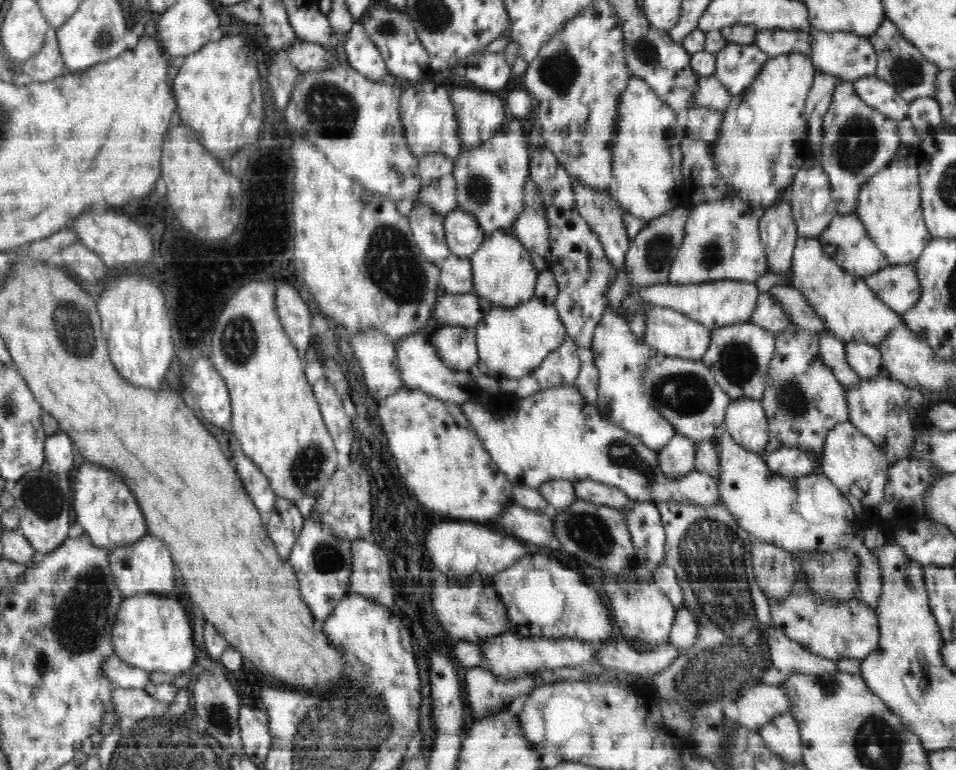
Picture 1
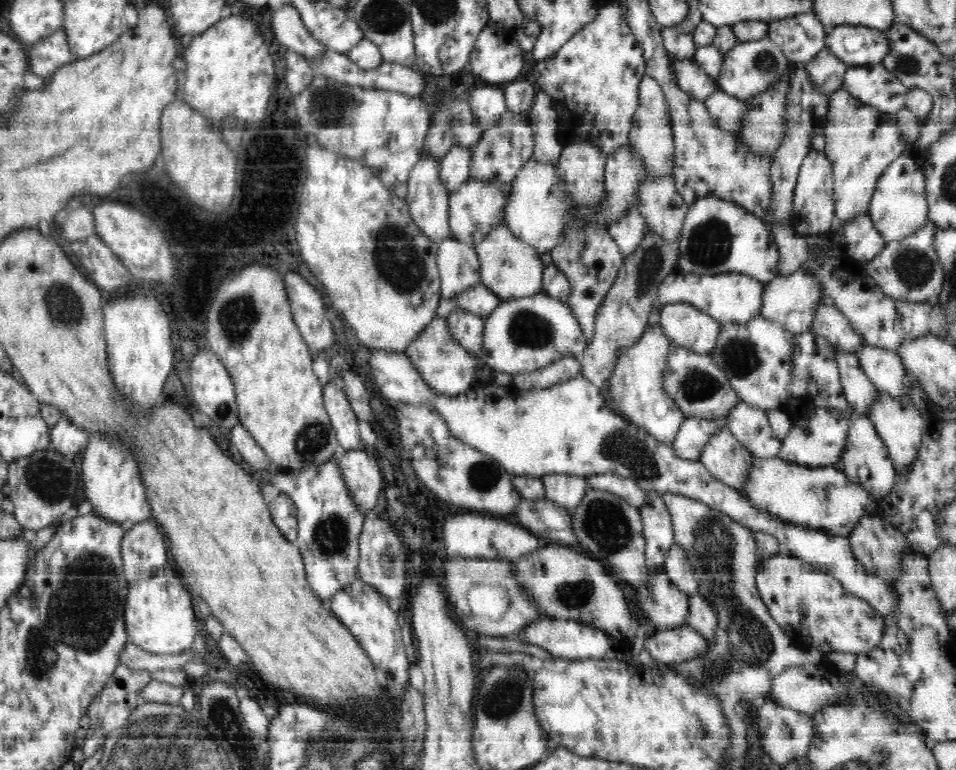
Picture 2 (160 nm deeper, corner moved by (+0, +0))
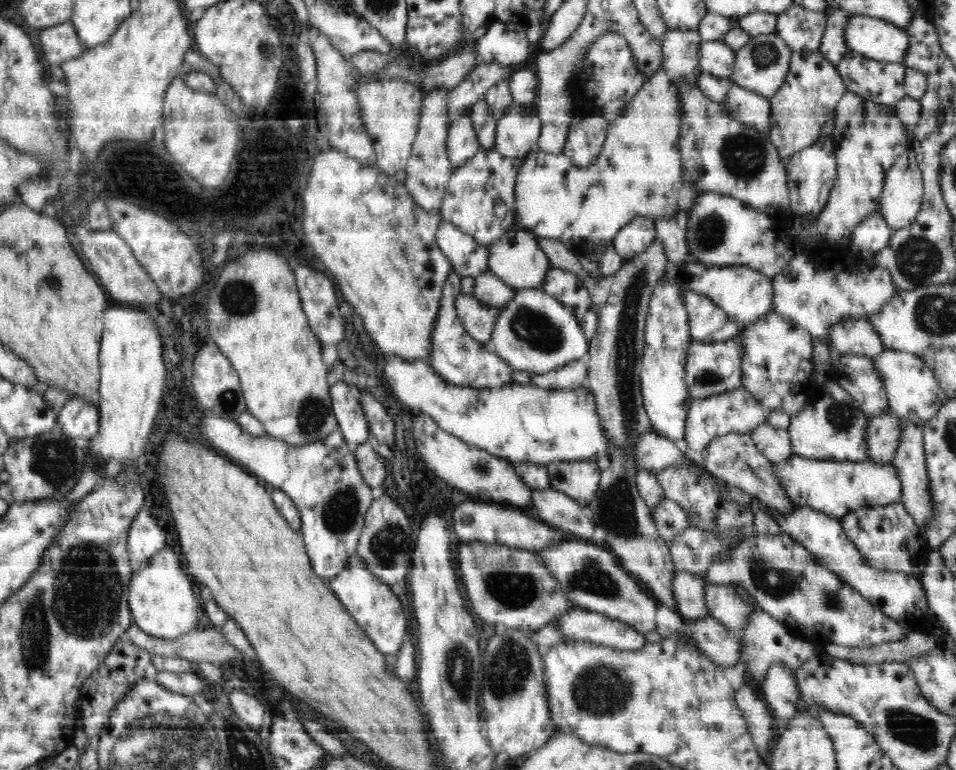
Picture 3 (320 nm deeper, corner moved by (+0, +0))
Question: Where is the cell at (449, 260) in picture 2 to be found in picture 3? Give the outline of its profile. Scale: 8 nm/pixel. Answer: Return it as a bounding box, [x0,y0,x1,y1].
[436,221,488,278]

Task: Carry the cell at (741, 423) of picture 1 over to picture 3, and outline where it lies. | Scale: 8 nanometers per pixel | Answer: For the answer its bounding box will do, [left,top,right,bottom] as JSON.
[749,422,793,464]

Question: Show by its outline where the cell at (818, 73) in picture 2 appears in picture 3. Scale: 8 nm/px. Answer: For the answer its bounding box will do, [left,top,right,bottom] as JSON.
[818,9,851,68]

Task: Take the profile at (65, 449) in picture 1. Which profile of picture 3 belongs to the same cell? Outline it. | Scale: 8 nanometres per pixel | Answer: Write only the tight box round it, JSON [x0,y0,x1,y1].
[56,397,100,441]

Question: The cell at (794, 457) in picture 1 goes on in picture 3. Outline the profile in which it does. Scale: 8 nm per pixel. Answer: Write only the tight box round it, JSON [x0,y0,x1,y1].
[788,380,868,461]

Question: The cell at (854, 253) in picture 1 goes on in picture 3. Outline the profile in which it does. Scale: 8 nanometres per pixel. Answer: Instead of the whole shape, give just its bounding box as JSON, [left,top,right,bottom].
[851,212,892,253]

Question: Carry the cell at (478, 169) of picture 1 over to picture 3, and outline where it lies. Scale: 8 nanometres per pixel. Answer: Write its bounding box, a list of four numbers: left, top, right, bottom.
[492,103,541,161]

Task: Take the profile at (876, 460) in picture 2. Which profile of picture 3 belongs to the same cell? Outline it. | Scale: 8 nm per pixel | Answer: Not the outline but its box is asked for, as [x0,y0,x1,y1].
[868,412,900,463]

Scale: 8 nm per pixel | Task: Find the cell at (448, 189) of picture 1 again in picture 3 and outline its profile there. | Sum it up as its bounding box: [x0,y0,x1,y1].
[446,110,481,170]

